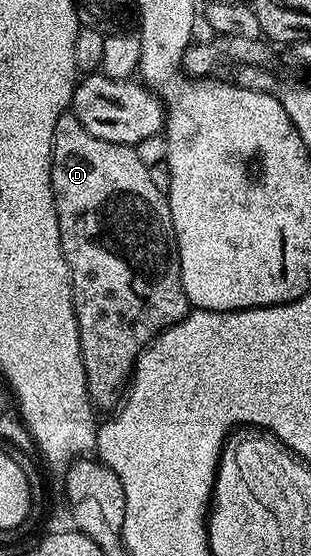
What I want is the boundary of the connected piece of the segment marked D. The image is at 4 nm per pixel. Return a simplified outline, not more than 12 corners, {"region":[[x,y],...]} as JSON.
{"region":[[58,116],[52,191],[93,407],[190,313],[167,193]]}

